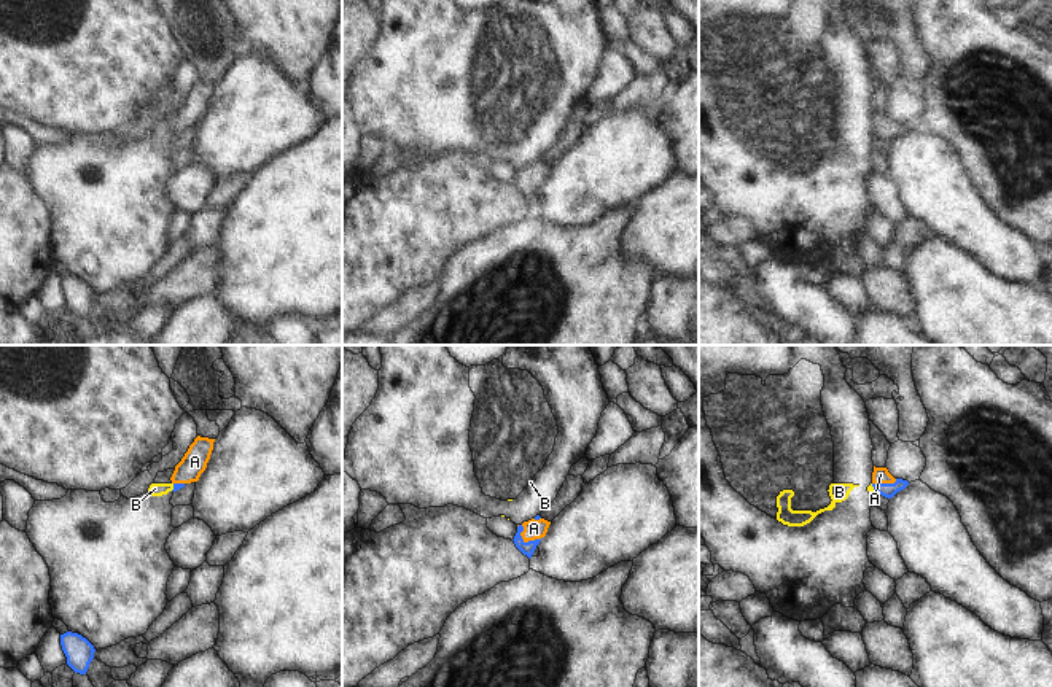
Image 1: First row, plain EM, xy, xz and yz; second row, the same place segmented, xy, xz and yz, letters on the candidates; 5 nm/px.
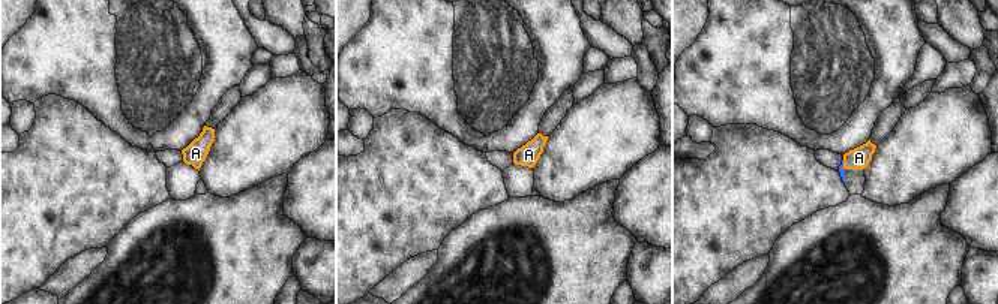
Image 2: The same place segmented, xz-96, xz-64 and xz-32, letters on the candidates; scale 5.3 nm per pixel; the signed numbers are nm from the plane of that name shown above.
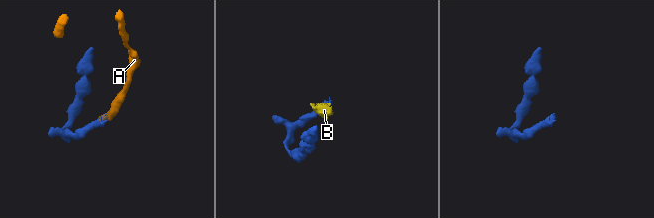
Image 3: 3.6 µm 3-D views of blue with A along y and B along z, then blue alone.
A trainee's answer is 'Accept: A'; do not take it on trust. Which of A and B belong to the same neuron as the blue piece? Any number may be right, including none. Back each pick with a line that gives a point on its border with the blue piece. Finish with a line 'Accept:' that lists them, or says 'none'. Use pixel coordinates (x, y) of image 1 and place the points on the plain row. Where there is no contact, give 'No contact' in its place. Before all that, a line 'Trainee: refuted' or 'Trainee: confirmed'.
Trainee: confirmed
A: Touches blue at xz (522, 183)
Accept: A.

